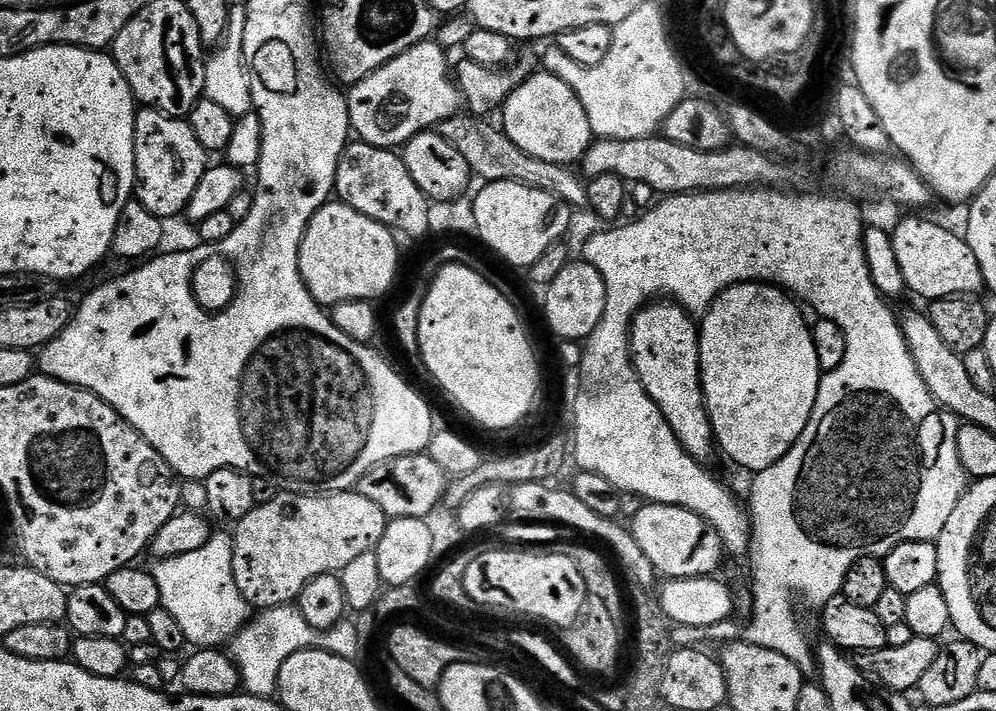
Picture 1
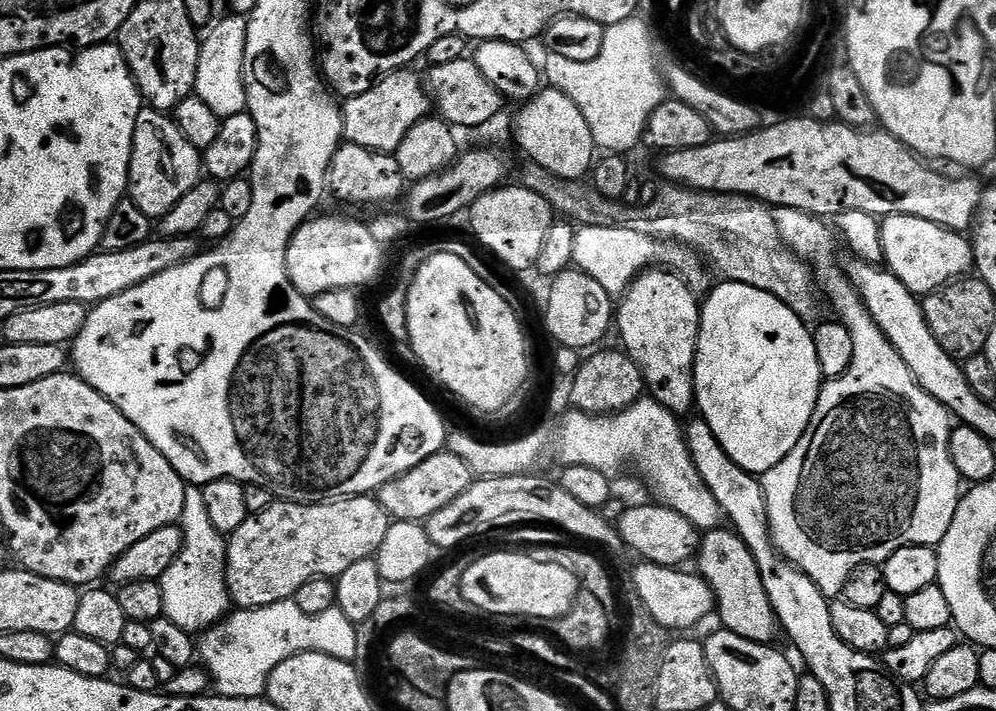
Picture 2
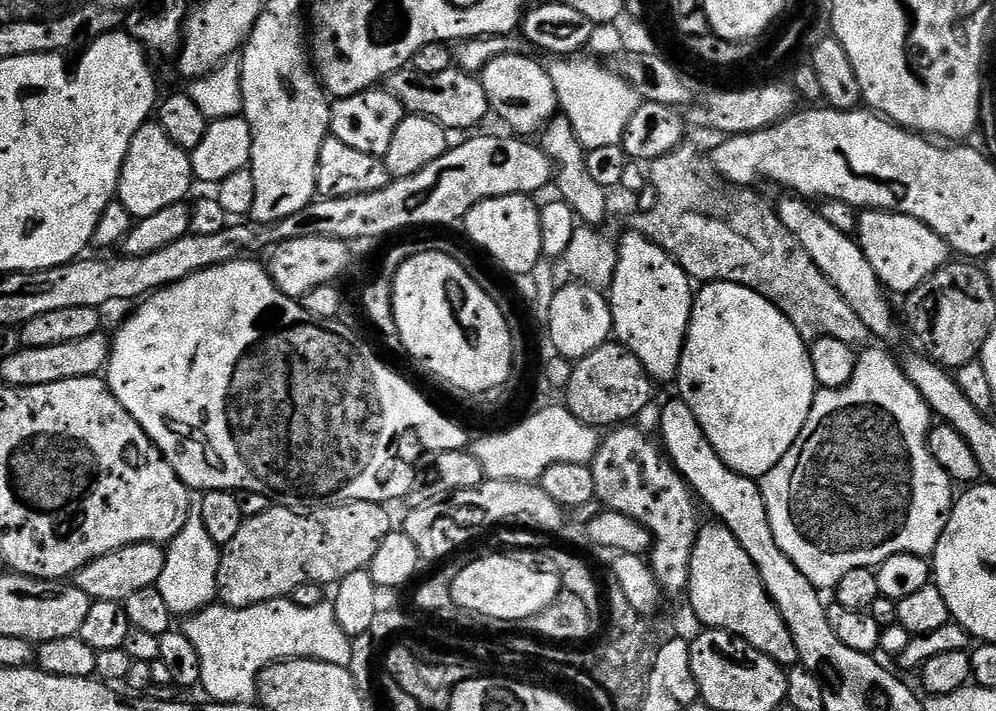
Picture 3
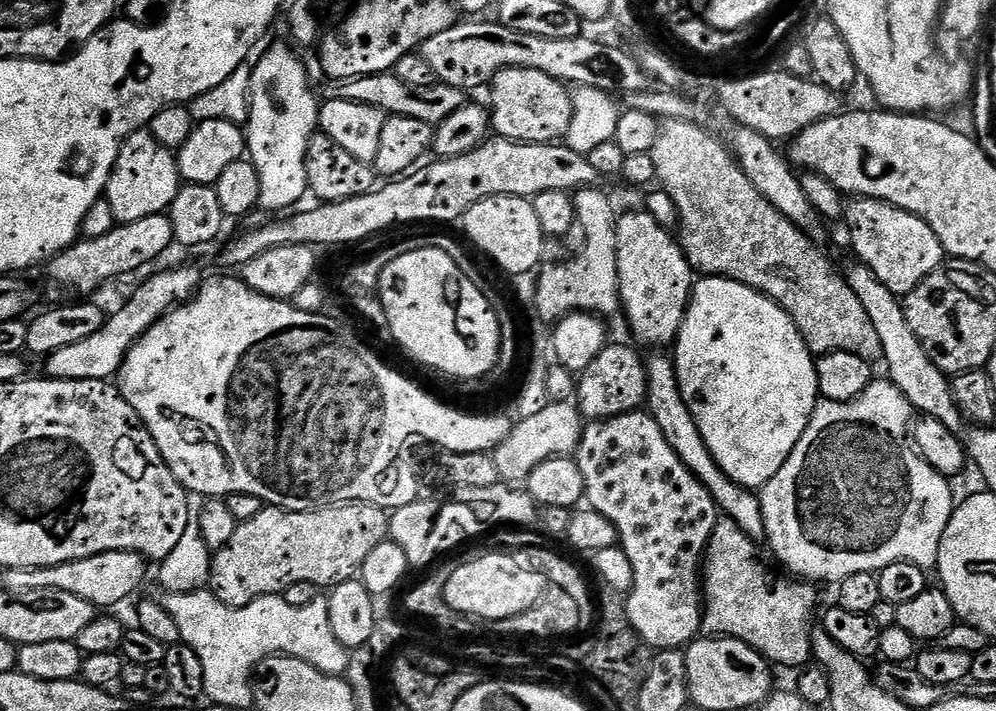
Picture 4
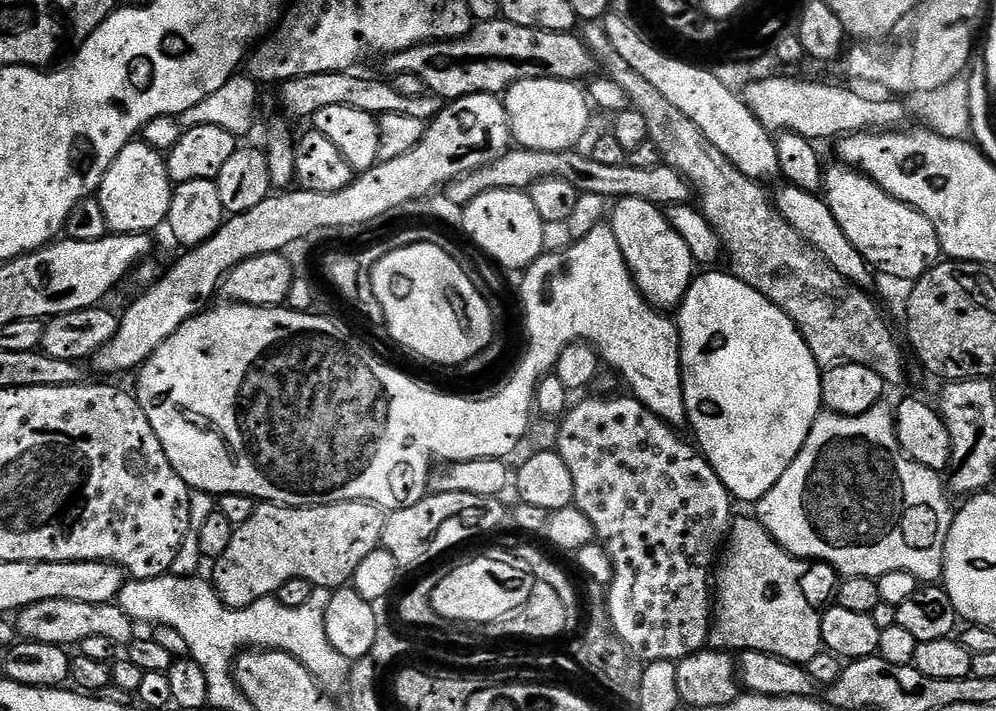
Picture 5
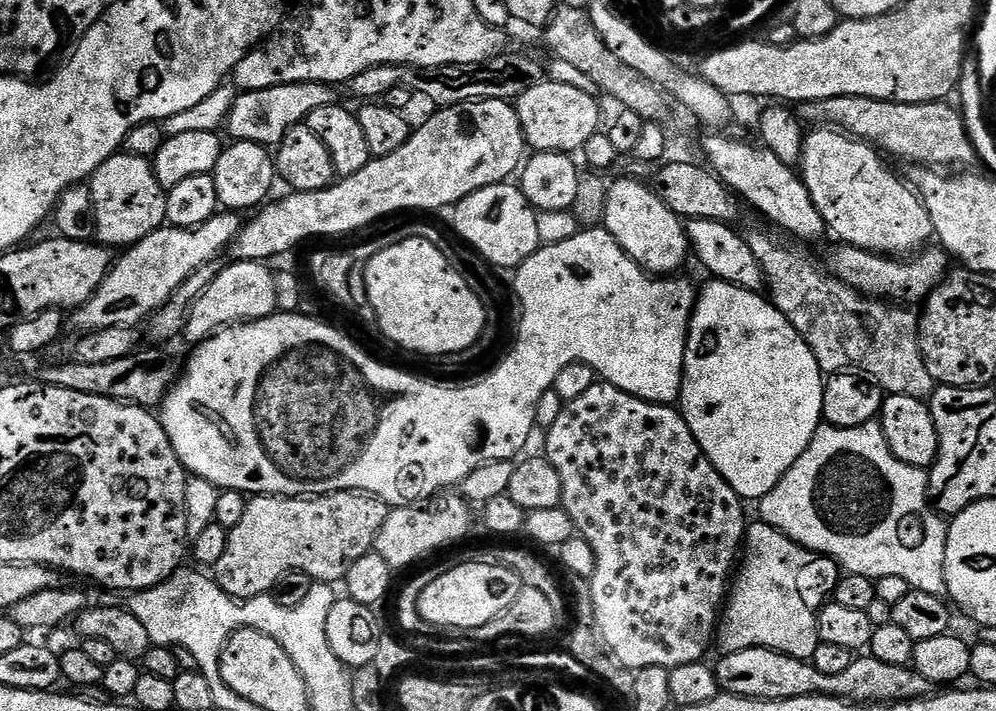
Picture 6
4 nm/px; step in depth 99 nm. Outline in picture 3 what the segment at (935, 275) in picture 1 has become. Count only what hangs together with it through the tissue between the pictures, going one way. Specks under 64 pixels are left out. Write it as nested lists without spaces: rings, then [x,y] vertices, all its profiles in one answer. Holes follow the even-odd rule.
[[[861,211],[855,235],[870,266],[874,266],[874,274],[878,274],[885,289],[892,294],[914,291],[919,284],[926,282],[926,278],[930,278],[950,260],[950,249],[944,239],[934,230],[930,230],[930,226],[918,222],[912,216],[903,216],[900,212]]]

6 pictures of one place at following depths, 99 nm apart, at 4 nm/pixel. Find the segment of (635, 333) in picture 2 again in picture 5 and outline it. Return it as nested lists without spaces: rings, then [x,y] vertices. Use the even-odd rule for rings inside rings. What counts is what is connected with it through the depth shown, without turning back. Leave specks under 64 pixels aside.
[[[642,198],[615,201],[613,208],[616,209],[612,212],[610,223],[614,230],[614,238],[618,238],[618,246],[622,246],[622,254],[626,258],[637,290],[655,308],[679,309],[694,279],[694,257],[690,246],[686,246],[686,242],[682,242],[682,234],[678,234],[678,230],[670,226],[663,208],[650,202],[642,202]]]

